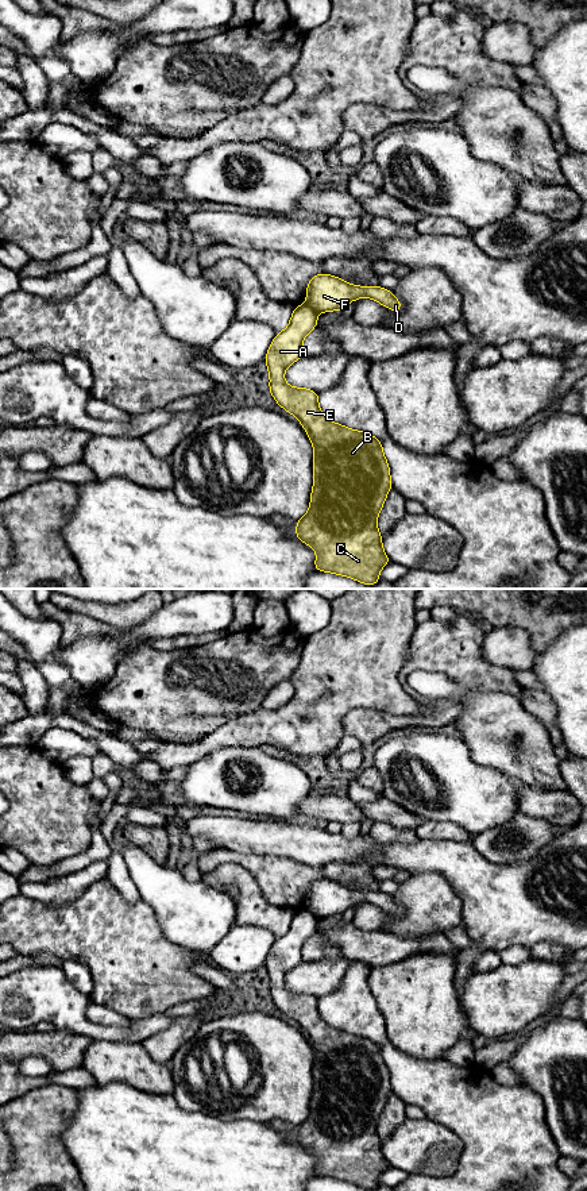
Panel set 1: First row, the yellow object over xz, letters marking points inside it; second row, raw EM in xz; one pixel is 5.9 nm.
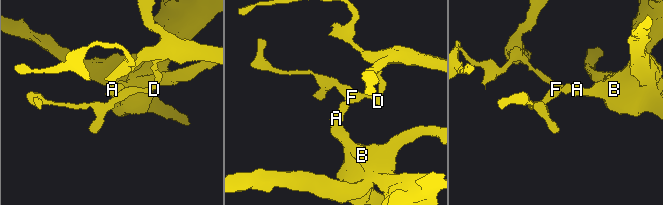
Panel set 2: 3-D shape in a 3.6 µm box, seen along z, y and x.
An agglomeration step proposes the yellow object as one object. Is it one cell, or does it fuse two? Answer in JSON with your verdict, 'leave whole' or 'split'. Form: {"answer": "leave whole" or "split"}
{"answer": "split"}

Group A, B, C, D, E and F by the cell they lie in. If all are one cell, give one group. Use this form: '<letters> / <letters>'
A B C E / D F

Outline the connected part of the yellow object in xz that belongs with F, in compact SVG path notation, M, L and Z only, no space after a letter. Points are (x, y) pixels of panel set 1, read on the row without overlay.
M313 880L306 894L306 909L317 918L329 916L343 916L354 905L367 902L381 907L390 916L401 916L402 909L391 895L382 891L356 891L335 880Z

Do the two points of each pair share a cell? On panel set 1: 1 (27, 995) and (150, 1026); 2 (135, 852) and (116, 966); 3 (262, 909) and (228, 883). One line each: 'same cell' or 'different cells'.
1: same cell
2: different cells
3: same cell

